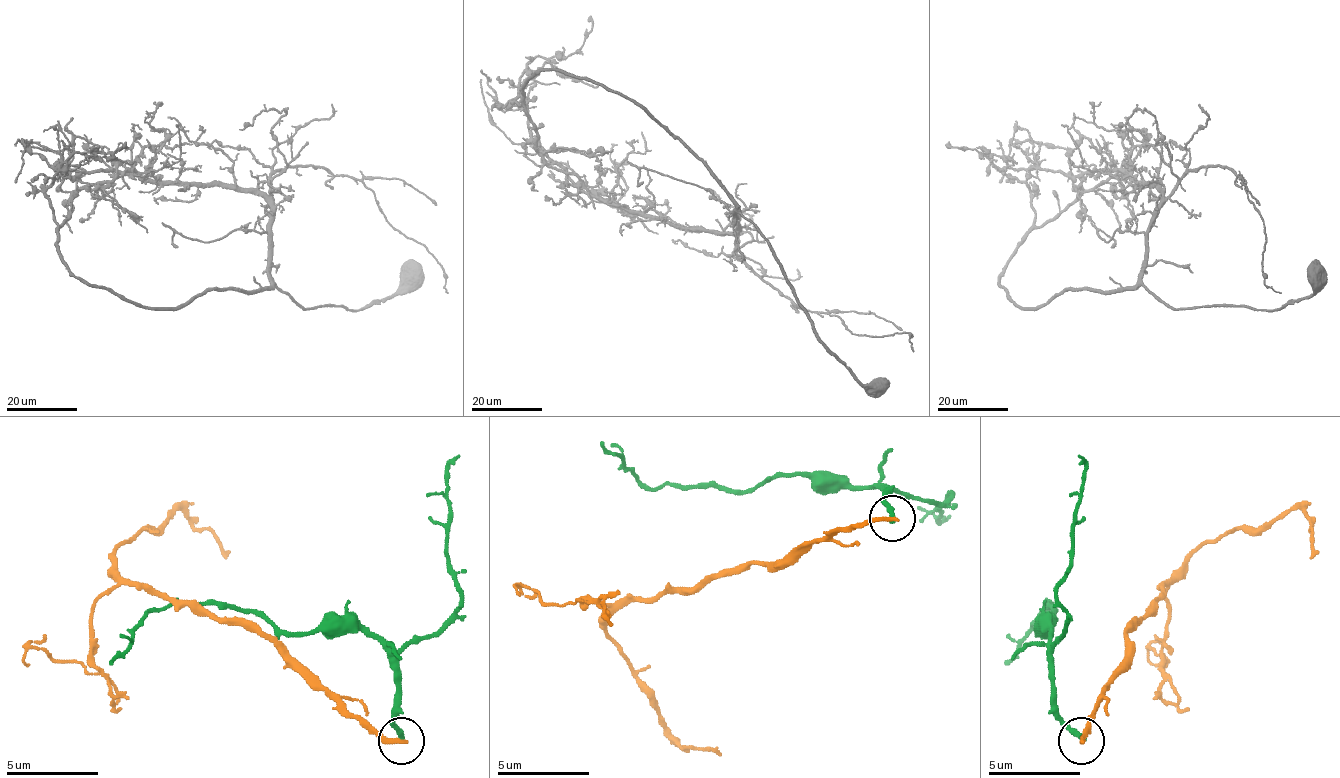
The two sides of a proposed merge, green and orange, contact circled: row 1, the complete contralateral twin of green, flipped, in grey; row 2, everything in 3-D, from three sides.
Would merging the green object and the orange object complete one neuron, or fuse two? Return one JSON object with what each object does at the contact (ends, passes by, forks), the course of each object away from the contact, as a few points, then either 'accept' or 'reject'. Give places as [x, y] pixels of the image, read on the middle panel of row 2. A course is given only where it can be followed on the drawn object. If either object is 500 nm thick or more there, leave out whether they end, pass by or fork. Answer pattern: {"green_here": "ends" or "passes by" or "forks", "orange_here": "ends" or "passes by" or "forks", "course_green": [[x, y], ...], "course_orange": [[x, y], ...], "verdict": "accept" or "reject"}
{"green_here": "ends", "orange_here": "ends", "course_green": [[891, 519], [886, 491], [849, 482], [775, 473], [748, 491], [646, 487], [600, 440]], "course_orange": [[891, 519], [840, 528], [780, 560], [692, 588], [628, 597], [609, 616], [605, 634], [669, 736], [720, 750]], "verdict": "reject"}

